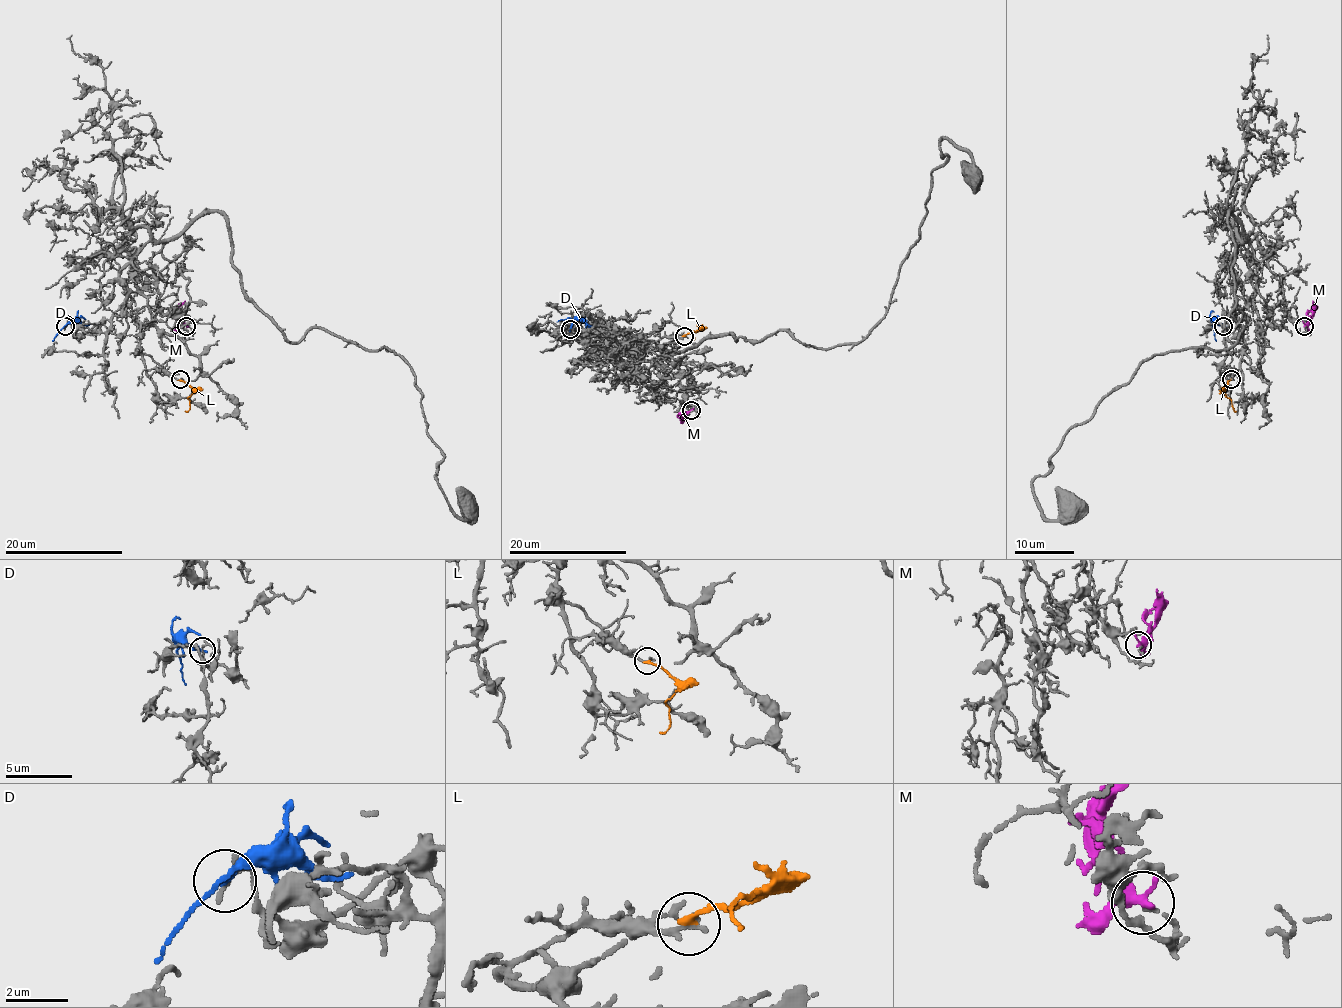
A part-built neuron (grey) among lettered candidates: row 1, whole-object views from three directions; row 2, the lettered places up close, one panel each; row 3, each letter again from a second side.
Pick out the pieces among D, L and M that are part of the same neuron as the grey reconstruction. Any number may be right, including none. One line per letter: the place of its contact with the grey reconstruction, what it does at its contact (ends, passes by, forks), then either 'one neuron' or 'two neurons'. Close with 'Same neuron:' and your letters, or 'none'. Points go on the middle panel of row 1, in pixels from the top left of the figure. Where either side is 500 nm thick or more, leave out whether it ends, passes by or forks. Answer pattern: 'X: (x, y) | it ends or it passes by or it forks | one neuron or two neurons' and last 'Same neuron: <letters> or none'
D: (570, 329) | it ends | two neurons
L: (684, 336) | it ends | two neurons
M: (691, 410) | it passes by | two neurons
Same neuron: none

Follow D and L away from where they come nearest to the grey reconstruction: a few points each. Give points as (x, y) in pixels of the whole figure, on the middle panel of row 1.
D: (570, 328), (569, 318), (557, 321)
L: (684, 336), (697, 330), (690, 342)

